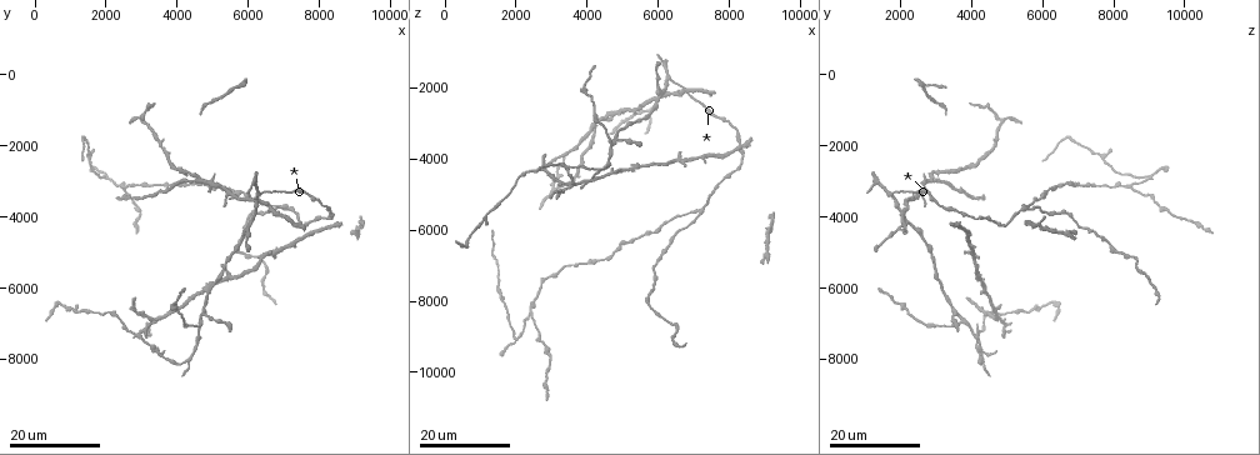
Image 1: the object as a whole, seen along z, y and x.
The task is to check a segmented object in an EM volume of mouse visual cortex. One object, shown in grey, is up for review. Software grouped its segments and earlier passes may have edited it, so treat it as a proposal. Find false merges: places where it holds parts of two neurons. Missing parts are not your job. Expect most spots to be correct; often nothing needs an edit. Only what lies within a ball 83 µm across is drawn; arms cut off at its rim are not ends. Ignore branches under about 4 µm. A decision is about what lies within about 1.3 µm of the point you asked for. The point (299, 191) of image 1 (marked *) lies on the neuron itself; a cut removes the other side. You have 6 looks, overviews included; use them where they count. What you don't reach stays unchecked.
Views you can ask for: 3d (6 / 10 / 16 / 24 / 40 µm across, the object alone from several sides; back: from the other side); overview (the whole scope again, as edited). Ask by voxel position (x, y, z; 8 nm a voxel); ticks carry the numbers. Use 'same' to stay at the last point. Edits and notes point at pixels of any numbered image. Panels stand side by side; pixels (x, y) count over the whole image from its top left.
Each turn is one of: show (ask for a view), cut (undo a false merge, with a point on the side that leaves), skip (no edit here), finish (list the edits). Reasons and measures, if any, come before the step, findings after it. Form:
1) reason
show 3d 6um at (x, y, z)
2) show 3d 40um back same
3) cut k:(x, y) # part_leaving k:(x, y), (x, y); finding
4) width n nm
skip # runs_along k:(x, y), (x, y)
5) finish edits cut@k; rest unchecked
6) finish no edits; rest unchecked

show 3d 24um at (4700, 7000, 3700)

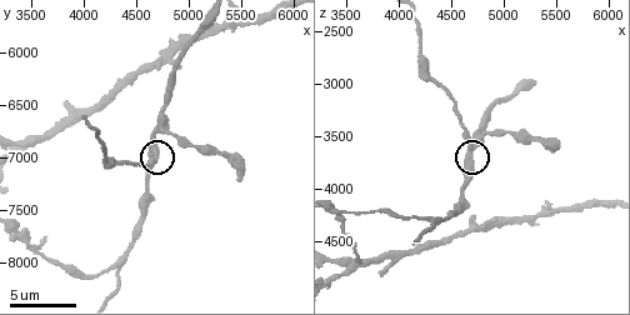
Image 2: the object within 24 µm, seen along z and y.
show 3d 10um at (4680, 6940, 3760)

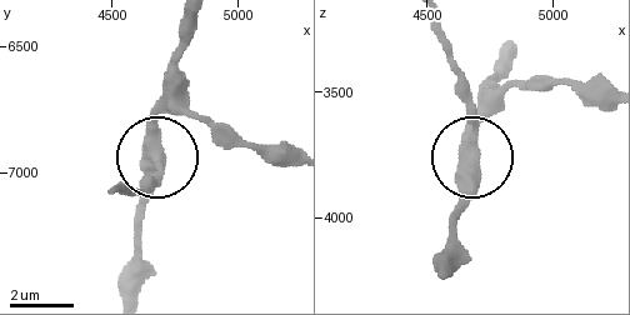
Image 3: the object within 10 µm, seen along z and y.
width 400 nm
skip # runs_along 3:(509, 44), (469, 154), (478, 128), (469, 81); continuous, no second neuron

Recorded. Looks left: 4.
four arms meet
show 3d 16um at (4600, 2900, 2900)

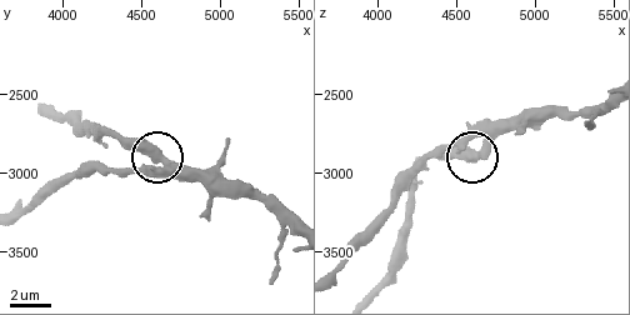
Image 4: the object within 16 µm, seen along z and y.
closer look
show 3d 10um at (4560, 2860, 2880)

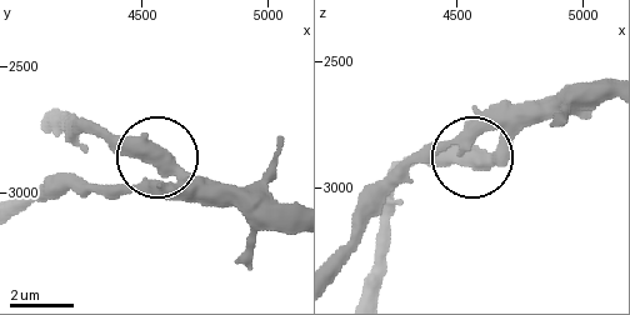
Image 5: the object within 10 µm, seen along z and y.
show 3d 10um back at (4550, 2890, 2890)

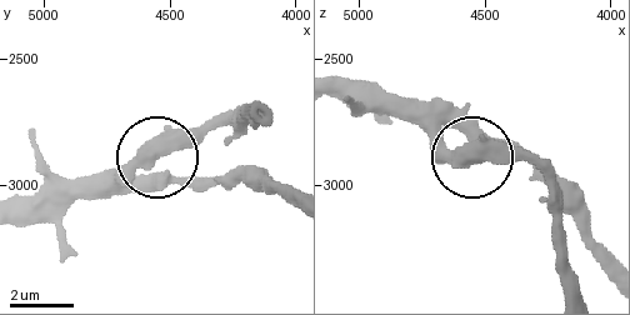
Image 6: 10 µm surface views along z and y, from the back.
width 410 nm
skip # runs_along 6:(23, 224), (55, 221), (151, 165), (229, 184); one neuron here

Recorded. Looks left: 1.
finish no edits; rest unchecked

